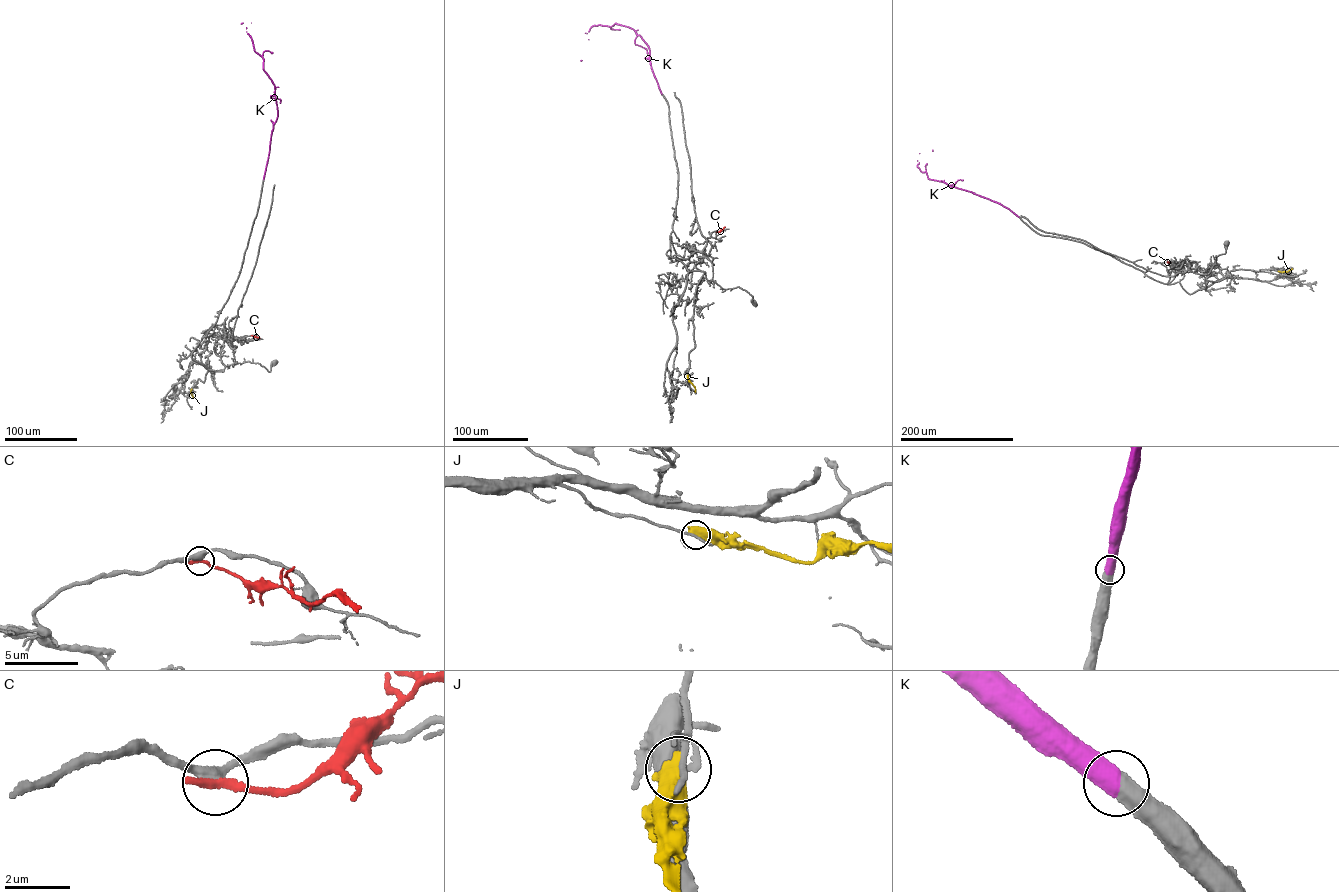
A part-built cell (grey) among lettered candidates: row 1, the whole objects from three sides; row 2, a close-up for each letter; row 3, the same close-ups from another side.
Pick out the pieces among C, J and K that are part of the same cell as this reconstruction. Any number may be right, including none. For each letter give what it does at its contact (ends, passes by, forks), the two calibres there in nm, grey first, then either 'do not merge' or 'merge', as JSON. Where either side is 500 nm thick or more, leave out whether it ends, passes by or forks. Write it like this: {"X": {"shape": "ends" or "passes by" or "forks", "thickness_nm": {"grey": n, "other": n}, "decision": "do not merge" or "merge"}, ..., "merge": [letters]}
{"C": {"shape": "ends", "thickness_nm": {"grey": 320, "other": 300}, "decision": "do not merge"}, "J": {"thickness_nm": {"grey": 110, "other": 700}, "decision": "do not merge"}, "K": {"thickness_nm": {"grey": 550, "other": 550}, "decision": "merge"}, "merge": ["K"]}

